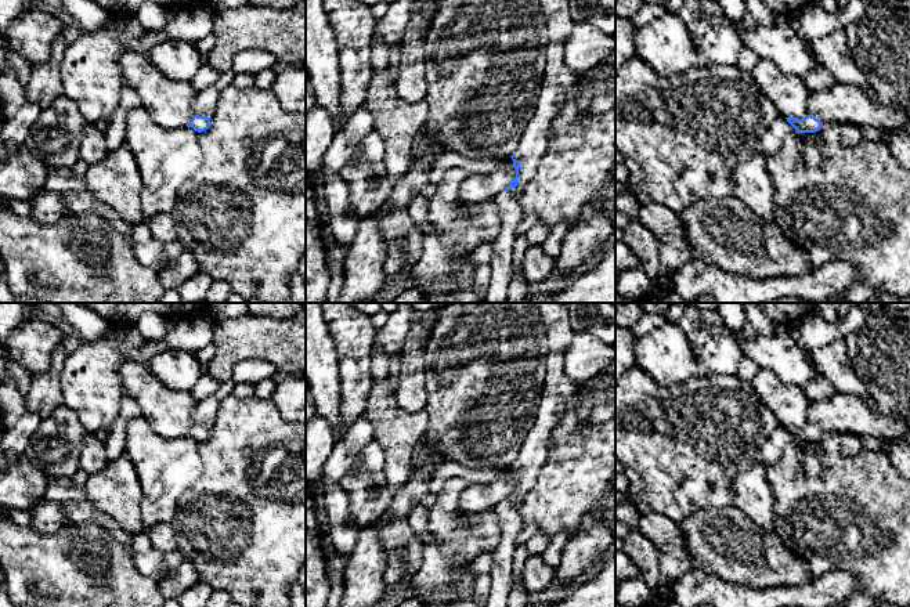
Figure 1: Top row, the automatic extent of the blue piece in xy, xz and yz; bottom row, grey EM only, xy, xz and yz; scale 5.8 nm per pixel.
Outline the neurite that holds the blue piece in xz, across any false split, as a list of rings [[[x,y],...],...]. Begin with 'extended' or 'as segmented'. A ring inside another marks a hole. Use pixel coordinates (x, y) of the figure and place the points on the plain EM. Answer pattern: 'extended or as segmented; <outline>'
extended; [[[535,303],[544,328],[546,354],[544,358],[545,382],[535,423],[528,431],[516,462],[510,466],[516,487],[492,510],[498,519],[501,538],[490,553],[491,590],[483,607],[506,607],[512,586],[512,561],[516,539],[524,521],[520,507],[524,495],[537,484],[541,467],[549,454],[549,437],[563,419],[566,405],[577,394],[578,386],[564,372],[564,357],[575,332],[570,325],[567,303]]]

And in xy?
extended; [[[209,395],[198,401],[194,411],[194,426],[189,437],[202,442],[209,438],[210,427],[214,424],[220,401],[214,395]]]

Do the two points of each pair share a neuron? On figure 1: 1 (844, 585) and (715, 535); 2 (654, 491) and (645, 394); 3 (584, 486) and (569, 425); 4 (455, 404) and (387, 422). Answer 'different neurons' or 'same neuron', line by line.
1: different neurons
2: same neuron
3: same neuron
4: different neurons

